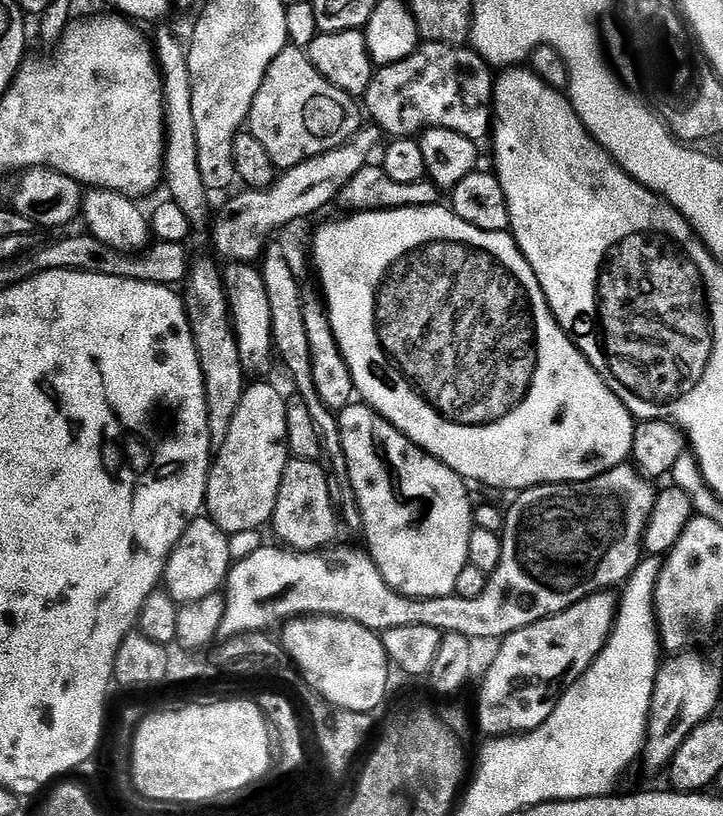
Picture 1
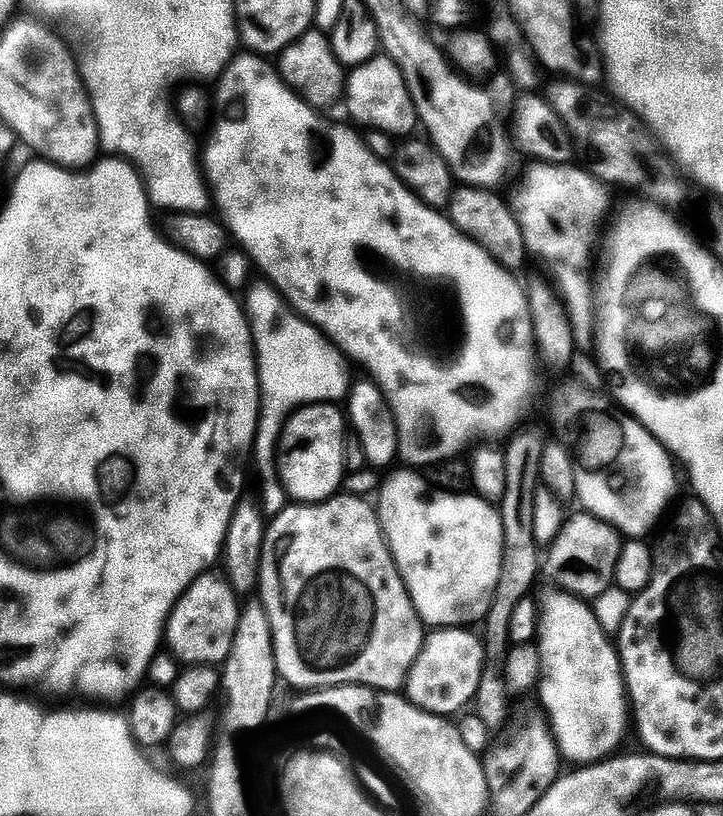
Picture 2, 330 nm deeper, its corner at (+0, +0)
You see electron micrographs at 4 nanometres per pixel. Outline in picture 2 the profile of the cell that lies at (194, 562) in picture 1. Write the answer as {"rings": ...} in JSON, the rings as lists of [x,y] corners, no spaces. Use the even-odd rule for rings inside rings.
{"rings":[[[223,575],[199,576],[176,603],[166,629],[166,648],[184,666],[220,666],[231,653],[238,630],[241,601]]]}

